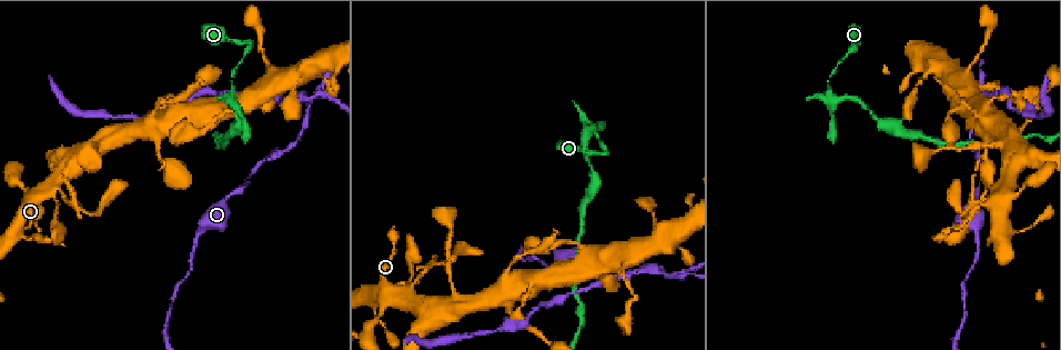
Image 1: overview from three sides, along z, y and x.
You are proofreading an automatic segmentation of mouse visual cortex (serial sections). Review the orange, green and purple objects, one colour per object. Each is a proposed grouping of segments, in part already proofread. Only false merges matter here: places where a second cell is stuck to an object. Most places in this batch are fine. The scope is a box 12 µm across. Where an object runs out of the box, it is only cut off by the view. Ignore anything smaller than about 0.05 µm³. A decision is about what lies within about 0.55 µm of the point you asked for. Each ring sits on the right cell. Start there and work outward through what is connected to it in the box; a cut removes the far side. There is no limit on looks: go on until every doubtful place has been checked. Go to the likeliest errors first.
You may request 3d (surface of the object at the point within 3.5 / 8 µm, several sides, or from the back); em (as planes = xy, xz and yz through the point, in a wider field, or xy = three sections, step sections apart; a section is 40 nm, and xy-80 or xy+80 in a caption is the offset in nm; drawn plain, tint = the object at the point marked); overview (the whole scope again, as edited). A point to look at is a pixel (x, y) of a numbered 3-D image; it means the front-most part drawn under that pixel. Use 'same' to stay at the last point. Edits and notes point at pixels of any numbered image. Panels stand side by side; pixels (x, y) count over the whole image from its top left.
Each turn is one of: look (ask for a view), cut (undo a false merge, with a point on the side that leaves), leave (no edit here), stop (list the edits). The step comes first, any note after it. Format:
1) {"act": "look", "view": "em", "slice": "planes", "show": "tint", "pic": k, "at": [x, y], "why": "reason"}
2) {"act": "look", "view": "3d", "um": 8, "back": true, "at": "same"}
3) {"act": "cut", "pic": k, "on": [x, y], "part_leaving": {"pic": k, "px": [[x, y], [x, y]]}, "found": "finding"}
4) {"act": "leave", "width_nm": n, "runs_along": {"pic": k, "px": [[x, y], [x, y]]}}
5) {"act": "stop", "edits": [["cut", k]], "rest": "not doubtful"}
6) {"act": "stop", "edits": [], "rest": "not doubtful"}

{"act": "look", "view": "3d", "um": 3.5, "pic": 1, "at": [308, 103], "why": "abrupt turn"}

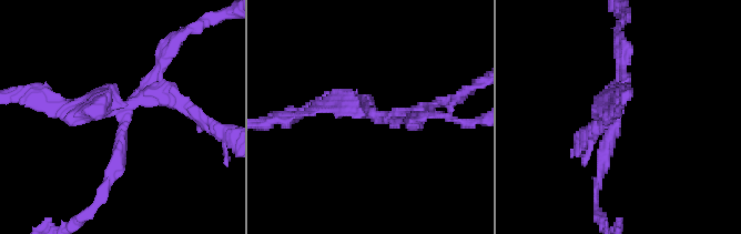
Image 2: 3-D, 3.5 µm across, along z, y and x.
{"act": "look", "view": "em", "slice": "xy", "step": 3, "show": "plain", "pic": 2, "at": [125, 109], "arms": 4, "arm_widths_nm": [150, 200, 200, 200]}

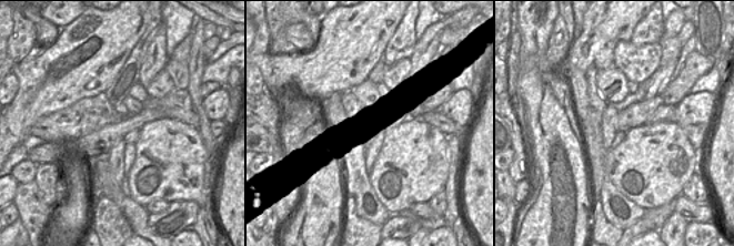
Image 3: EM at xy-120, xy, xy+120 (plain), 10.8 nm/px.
{"act": "look", "view": "em", "slice": "xy", "step": 3, "show": "tint", "at": "same", "why": "where the object lies"}

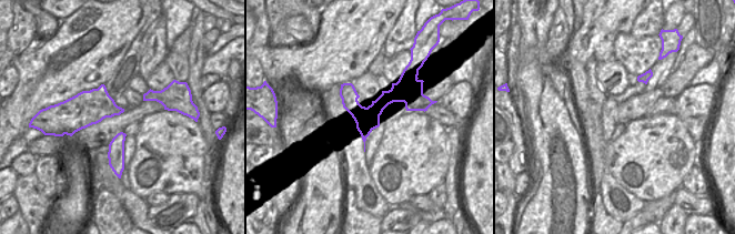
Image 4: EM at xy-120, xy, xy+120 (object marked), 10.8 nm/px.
{"act": "cut", "pic": 2, "on": [83, 101], "width_nm": 260, "border": {"pic": 4, "px": [[383, 108], [368, 107], [356, 128]]}, "found": "a second cell is stuck on"}

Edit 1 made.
{"act": "look", "view": "overview", "why": "see it whole again"}

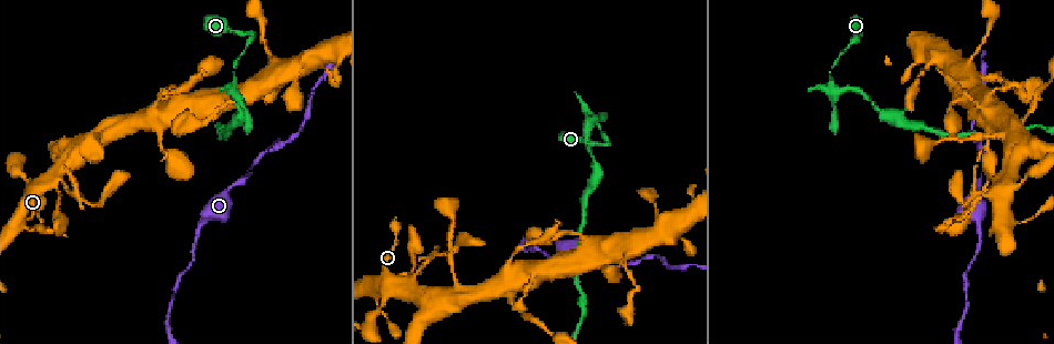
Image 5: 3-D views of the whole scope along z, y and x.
{"act": "look", "view": "3d", "um": 8, "pic": 5, "at": [253, 33], "why": "sharp bend"}

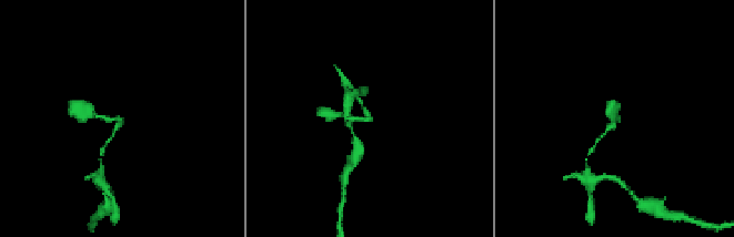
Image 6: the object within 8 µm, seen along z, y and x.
{"act": "look", "view": "3d", "um": 3.5, "back": true, "pic": 6, "at": [121, 122]}

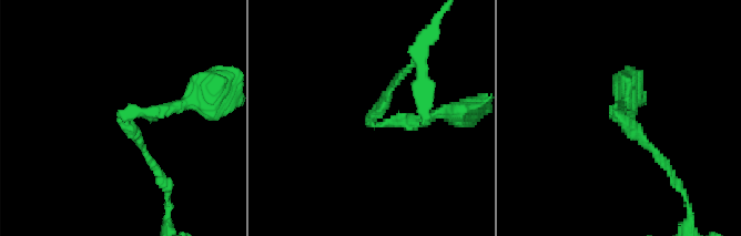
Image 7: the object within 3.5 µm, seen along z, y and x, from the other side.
{"act": "look", "view": "em", "slice": "xy", "step": 2, "show": "tint", "pic": 7, "at": [374, 122], "arm_widths_nm": [100, 150], "why": "shape alone is not enough"}

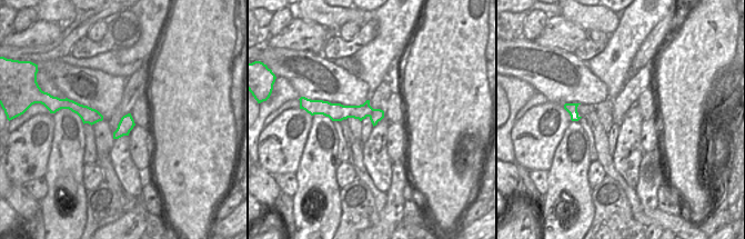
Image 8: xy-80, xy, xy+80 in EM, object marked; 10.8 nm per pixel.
{"act": "leave", "found": "all the same cell"}

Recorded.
{"act": "look", "view": "3d", "um": 3.5, "pic": 5, "at": [834, 91], "why": "sudden change in width"}

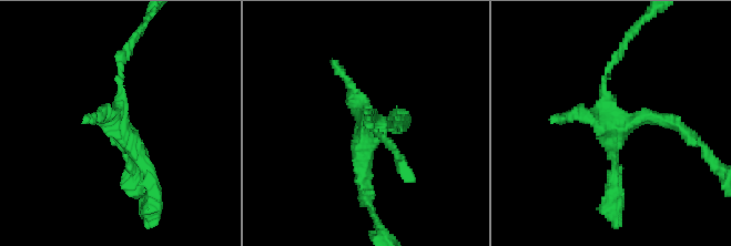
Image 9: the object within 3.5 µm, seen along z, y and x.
{"act": "look", "view": "em", "slice": "xy", "step": 2, "show": "tint", "pic": 9, "at": [116, 125]}

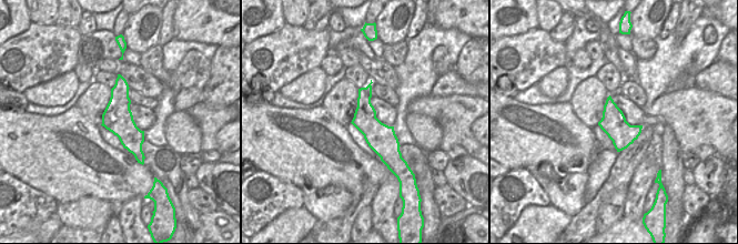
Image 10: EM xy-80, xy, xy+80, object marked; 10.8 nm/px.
{"act": "leave", "width_nm": 300, "runs_along": {"pic": 10, "px": [[120, 79], [120, 122], [141, 160]]}, "found": "all the same cell"}

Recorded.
{"act": "look", "view": "3d", "um": 3.5, "pic": 5, "at": [67, 191], "why": "a narrow waist"}

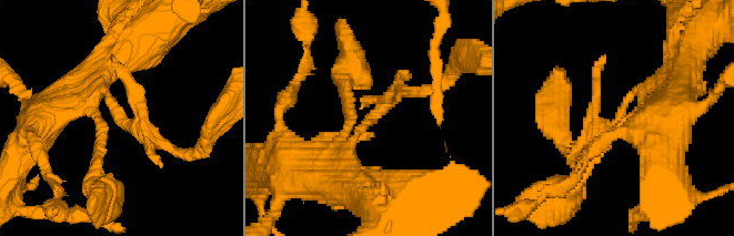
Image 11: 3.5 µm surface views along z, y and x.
{"act": "look", "view": "em", "slice": "xy", "step": 2, "show": "tint", "pic": 11, "at": [374, 114], "why": "shape alone is not enough"}

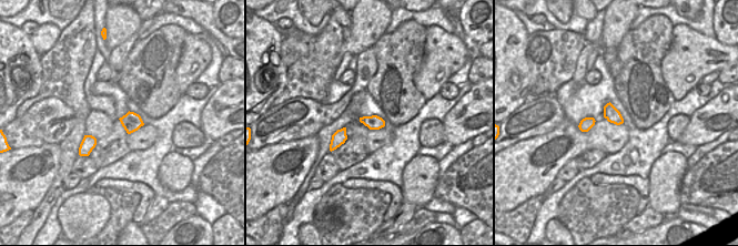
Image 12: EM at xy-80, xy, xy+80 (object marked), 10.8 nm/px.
{"act": "leave", "width_nm": 160, "runs_along": {"pic": 11, "px": [[337, 167], [391, 96], [429, 91]]}, "found": "one cell here"}

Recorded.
{"act": "look", "view": "3d", "um": 3.5, "pic": 5, "at": [198, 236], "why": "thick turns thin"}

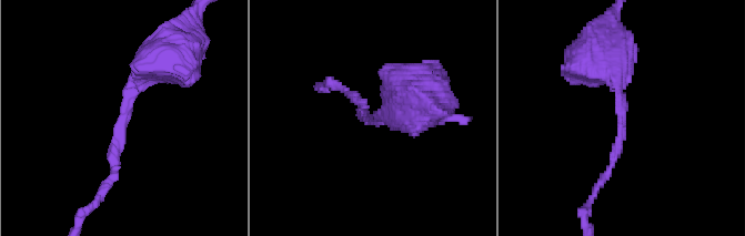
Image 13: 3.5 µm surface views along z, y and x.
{"act": "look", "view": "em", "slice": "xy", "step": 5, "show": "tint", "pic": 13, "at": [373, 121], "arm_widths_nm": [150, 450]}

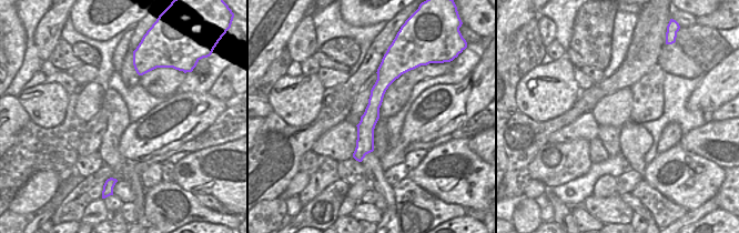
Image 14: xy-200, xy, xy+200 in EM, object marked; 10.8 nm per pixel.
{"act": "leave", "runs_along": {"pic": 14, "px": [[383, 69], [383, 82], [358, 158]]}, "found": "one cell here"}

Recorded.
{"act": "stop", "edits": [["cut", 2]], "rest": "not doubtful"}

